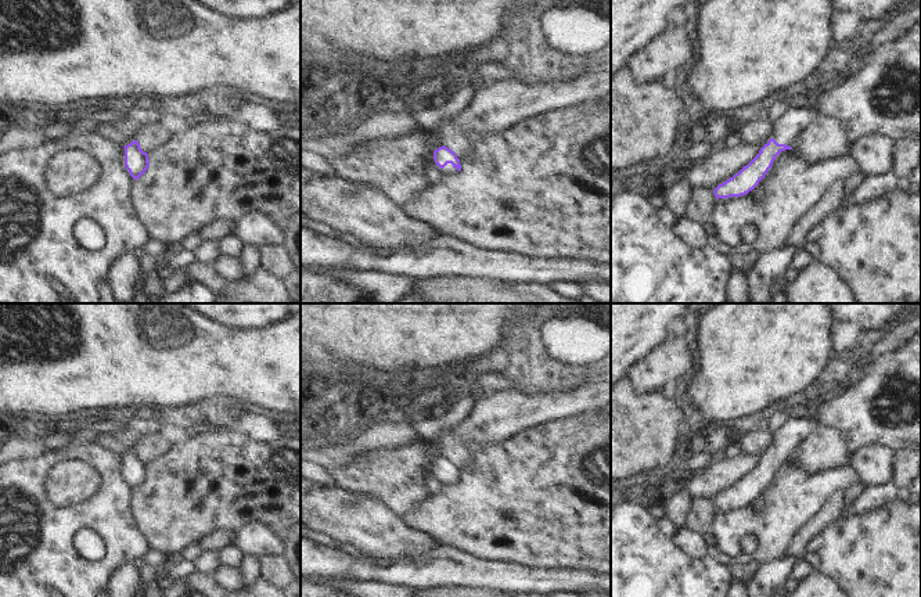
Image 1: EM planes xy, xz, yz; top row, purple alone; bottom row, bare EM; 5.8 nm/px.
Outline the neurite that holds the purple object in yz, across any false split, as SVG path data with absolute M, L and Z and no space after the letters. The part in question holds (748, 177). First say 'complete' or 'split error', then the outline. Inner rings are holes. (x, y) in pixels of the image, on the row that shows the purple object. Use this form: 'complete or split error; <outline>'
split error; M807 101L799 107L788 108L774 123L771 139L760 148L759 154L738 173L719 184L713 194L719 198L741 197L752 191L771 168L776 157L785 150L792 150L806 127L821 119Z

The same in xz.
split error; M442 145L433 151L435 177L454 176L461 170L460 159L456 152Z

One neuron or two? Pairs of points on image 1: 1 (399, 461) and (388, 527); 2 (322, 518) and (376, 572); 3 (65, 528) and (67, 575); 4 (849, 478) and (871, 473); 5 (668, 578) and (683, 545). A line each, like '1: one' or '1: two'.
1: two
2: two
3: one
4: two
5: two

